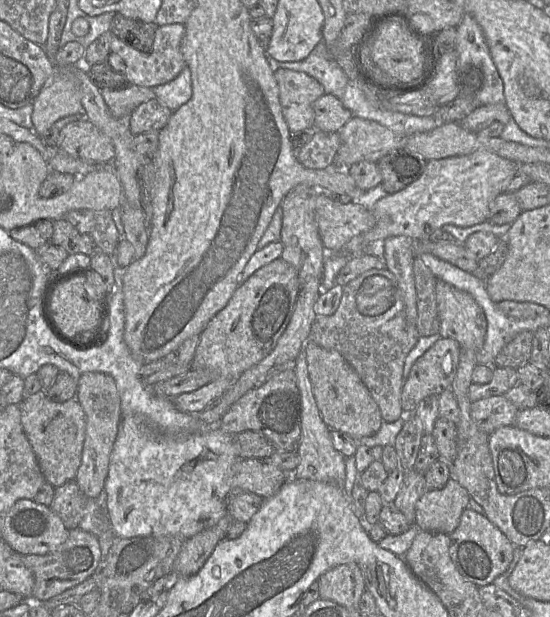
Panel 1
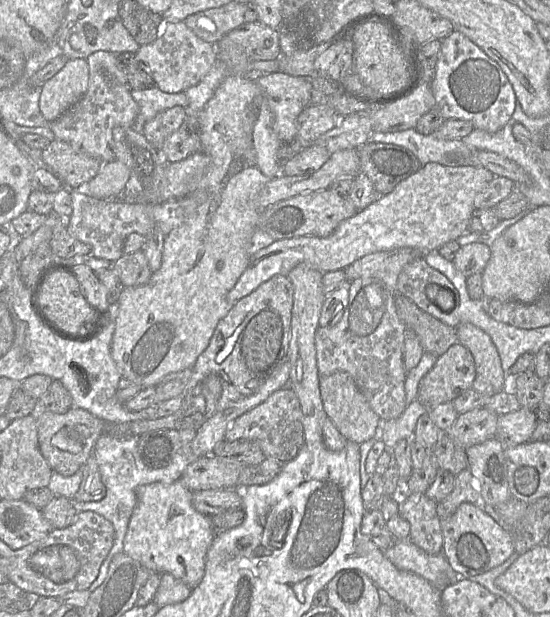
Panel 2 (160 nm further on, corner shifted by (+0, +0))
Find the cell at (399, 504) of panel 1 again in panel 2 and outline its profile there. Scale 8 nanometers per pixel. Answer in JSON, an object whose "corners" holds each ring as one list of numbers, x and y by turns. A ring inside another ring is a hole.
{"corners":[[404,494,400,498,399,514,410,524,409,540,428,554,442,553,442,523,437,515,437,503,425,494]]}

